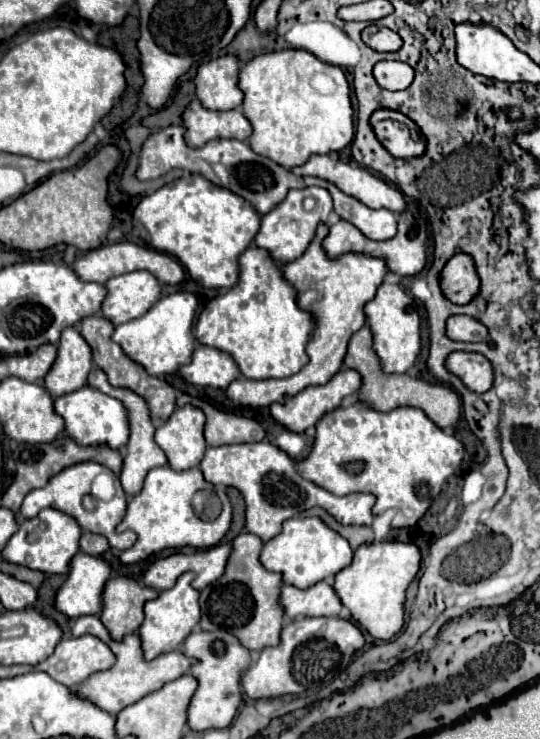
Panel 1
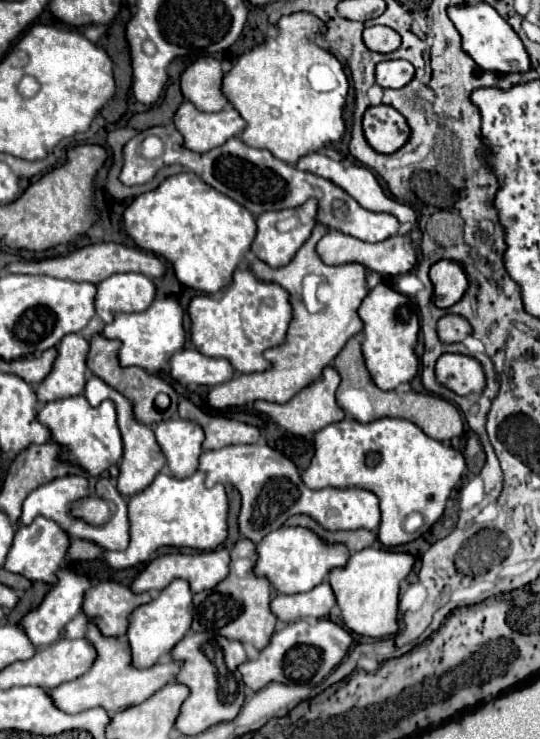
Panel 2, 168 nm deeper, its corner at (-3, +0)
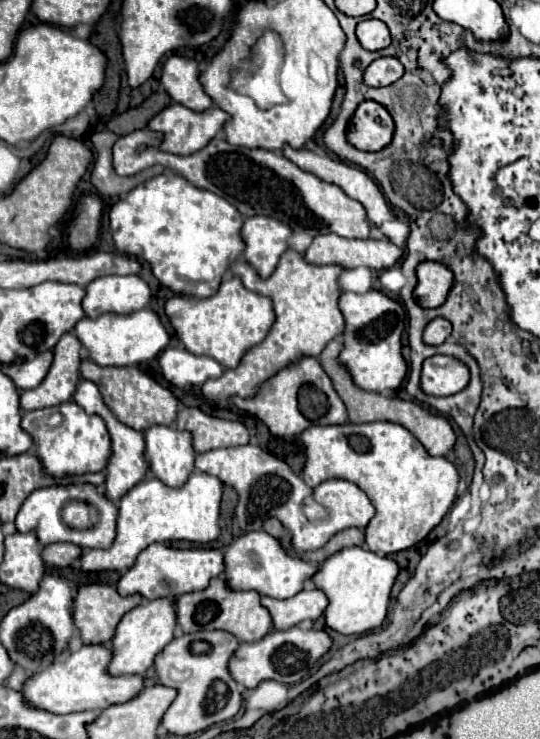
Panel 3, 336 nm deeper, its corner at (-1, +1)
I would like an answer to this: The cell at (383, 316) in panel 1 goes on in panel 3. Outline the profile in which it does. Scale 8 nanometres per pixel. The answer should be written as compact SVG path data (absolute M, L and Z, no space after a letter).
M369 290L367 294L343 292L339 298L339 308L345 316L345 348L339 354L339 360L347 366L355 384L371 392L399 388L407 376L407 362L401 354L401 334L407 324L405 306L381 290Z

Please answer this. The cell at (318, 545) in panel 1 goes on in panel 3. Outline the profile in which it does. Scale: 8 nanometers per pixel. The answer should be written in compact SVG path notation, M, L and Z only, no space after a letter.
M259 530L259 532L249 532L245 536L239 536L225 550L225 570L227 570L227 582L235 590L255 590L261 596L291 598L303 590L303 584L309 578L313 578L313 574L319 568L301 558L289 556L277 538Z

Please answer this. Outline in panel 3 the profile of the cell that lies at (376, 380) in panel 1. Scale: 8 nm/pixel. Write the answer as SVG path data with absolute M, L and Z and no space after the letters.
M333 340L325 346L325 350L321 352L319 356L319 362L323 366L323 370L329 374L329 378L333 380L333 386L337 390L337 394L341 396L341 400L347 404L349 408L349 420L355 422L355 424L361 424L361 422L375 422L375 420L389 420L389 422L395 422L395 424L401 424L405 426L409 432L413 432L413 436L429 450L431 456L443 456L447 450L453 448L455 444L455 432L451 428L451 422L441 416L441 414L431 414L427 408L415 404L415 402L409 402L409 400L401 400L401 398L385 398L377 392L367 392L367 390L361 390L353 378L349 378L349 370L345 370L345 366L341 366L341 362L337 362L337 354L341 352L341 342L339 340Z

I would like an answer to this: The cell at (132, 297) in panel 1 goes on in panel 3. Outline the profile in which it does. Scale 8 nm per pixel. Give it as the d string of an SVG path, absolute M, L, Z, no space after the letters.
M101 276L85 292L83 310L89 318L99 318L105 312L131 314L145 308L151 300L151 290L139 276Z

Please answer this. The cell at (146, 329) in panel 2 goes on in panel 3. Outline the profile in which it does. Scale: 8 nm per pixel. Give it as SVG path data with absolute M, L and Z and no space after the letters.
M151 308L131 314L101 314L99 318L83 318L75 326L75 334L89 350L89 358L99 366L131 366L155 360L171 340L161 318Z

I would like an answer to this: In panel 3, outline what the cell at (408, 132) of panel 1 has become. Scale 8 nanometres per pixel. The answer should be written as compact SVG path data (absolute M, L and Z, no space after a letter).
M367 100L361 102L351 118L347 138L349 142L365 152L379 152L393 140L395 124L385 106Z

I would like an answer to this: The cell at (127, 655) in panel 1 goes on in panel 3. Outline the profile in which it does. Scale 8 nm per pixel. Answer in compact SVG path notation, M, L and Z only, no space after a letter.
M85 644L81 650L67 654L61 660L55 660L49 668L33 674L23 688L23 696L29 706L49 710L53 714L71 714L81 710L105 710L115 704L125 704L137 698L145 688L145 676L127 674L111 676L107 666L113 658L113 650L103 644Z

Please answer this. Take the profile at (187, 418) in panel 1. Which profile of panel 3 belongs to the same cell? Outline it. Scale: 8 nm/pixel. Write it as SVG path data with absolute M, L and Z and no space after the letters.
M151 426L145 430L145 456L153 476L167 486L183 486L193 472L193 438L175 426Z

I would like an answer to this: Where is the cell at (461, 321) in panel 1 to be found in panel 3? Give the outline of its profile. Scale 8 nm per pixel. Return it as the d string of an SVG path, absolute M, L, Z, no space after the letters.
M435 318L435 320L431 320L427 324L427 328L423 332L423 342L431 344L431 346L439 346L439 344L443 344L449 338L451 330L453 330L453 326L451 326L449 320Z

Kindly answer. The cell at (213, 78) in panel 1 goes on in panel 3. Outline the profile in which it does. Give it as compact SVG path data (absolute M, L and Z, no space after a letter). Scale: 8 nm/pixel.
M171 56L163 66L161 84L175 102L191 110L201 112L213 106L213 100L199 82L199 64L195 58Z

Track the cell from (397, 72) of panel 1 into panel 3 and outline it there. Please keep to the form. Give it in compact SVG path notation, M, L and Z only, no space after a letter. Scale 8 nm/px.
M377 58L365 70L365 84L367 86L389 86L397 82L405 74L403 64L397 58Z

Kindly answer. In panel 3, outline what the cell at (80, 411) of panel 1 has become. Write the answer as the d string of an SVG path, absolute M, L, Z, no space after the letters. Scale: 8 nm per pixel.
M63 402L55 408L41 408L23 414L21 426L35 440L35 454L43 462L45 472L49 476L65 476L65 474L85 474L85 472L101 472L113 450L107 426L101 416L85 414L81 406L75 402Z

